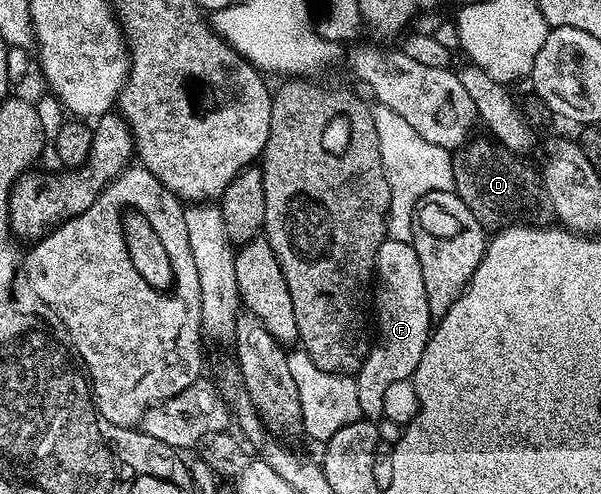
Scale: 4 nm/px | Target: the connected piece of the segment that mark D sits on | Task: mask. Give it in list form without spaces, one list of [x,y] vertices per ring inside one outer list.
[[[470,139],[452,153],[452,191],[486,230],[500,230],[518,222],[528,222],[533,226],[548,225],[554,219],[553,208],[538,177],[529,173],[528,166],[521,161],[524,159],[518,153],[508,152],[492,139],[484,139]]]

